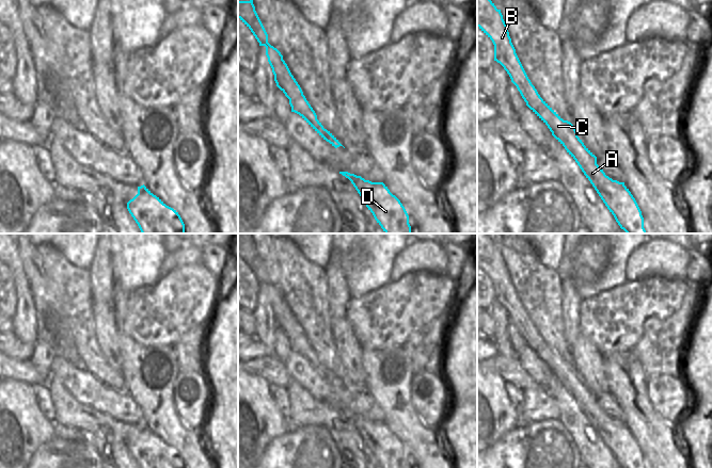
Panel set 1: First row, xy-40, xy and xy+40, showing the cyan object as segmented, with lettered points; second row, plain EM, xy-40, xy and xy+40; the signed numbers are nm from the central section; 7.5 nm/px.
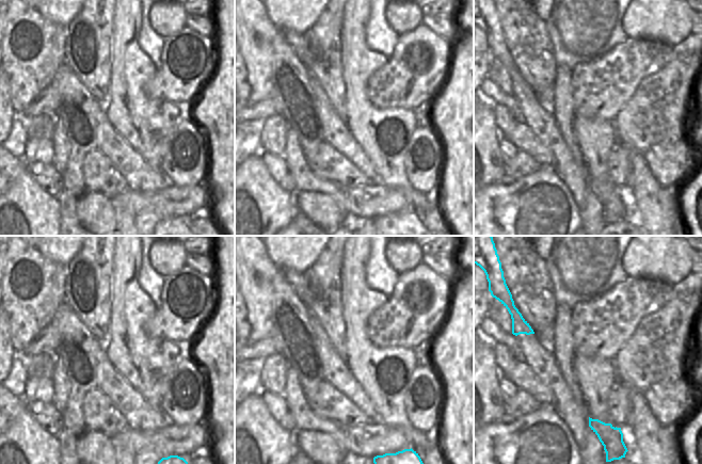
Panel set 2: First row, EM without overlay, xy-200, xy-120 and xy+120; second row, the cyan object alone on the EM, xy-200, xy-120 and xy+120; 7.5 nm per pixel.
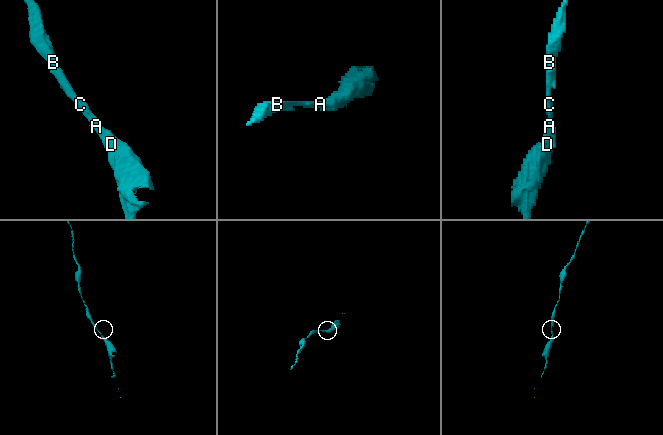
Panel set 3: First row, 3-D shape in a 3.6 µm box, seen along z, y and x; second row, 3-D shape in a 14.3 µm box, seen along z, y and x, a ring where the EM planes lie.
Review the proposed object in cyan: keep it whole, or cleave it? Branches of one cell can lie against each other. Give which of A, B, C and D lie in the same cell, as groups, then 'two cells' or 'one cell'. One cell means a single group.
groups A B C D; one cell

